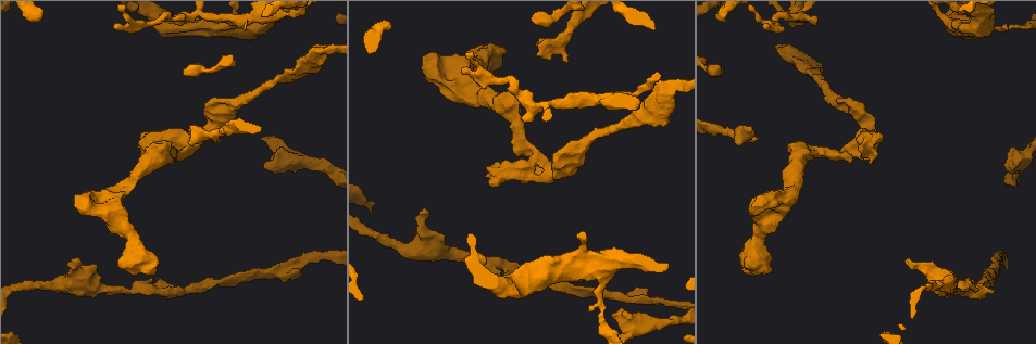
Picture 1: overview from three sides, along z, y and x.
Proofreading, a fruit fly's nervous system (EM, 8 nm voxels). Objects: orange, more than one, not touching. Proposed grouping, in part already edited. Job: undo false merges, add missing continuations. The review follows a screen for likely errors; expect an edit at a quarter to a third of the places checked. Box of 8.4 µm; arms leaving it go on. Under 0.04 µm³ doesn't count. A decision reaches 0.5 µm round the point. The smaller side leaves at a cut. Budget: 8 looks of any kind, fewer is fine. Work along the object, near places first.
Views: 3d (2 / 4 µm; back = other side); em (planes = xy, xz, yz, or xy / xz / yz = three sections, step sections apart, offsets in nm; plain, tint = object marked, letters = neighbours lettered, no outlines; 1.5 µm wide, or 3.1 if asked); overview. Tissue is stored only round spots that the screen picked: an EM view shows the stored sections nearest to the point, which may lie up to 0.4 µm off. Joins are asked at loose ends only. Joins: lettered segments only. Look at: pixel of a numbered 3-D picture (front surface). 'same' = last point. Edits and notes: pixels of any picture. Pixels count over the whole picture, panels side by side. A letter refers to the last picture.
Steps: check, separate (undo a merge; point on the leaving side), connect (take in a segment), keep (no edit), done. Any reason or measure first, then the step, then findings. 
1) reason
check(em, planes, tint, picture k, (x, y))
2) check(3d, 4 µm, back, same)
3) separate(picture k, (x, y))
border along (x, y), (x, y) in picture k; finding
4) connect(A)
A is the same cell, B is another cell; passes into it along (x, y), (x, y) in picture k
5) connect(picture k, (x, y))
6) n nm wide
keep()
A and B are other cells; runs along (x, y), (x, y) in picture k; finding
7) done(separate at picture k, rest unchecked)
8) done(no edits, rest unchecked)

sharp bend
check(3d, 4 µm, picture 1, (671, 85))

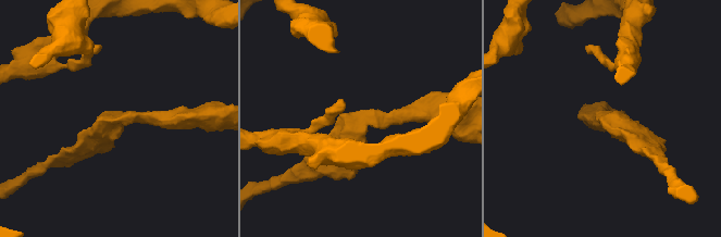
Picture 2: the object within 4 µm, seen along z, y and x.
shape alone is not enough
check(em, planes, letters, picture 2, (604, 120))

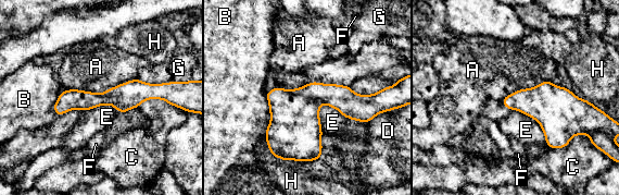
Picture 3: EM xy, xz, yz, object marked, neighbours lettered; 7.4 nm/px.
170 nm wide
keep()
A, B, C, D, E, F, G and H are other cells; runs along (164, 94), (67, 100), (55, 109) in picture 3; all the same cell

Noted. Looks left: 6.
calibre changes
check(em, planes, letters, picture 1, (820, 149))

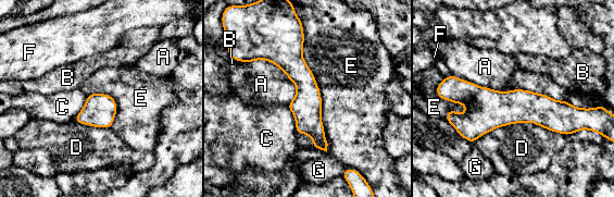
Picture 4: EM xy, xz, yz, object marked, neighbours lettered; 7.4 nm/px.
keep()
A, B, C, D, E, F and G are other cells; border along (301, 23), (327, 151) in picture 4; continuous, no second cell

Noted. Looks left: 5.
an open end
check(3d, 2 µm, picture 1, (992, 293))

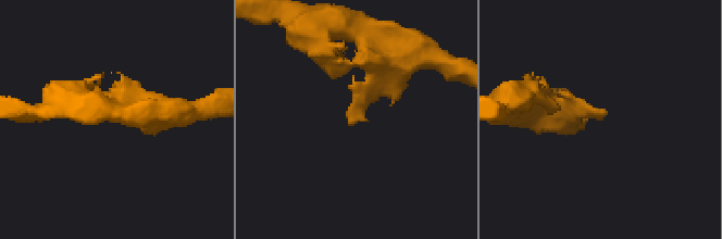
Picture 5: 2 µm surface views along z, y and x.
check(em, yz, step 4, tint, picture 5, (603, 115))

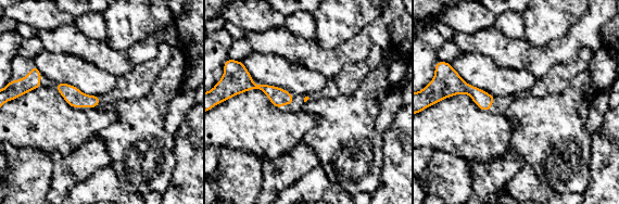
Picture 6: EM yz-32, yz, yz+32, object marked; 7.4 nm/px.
check(em, planes, letters, same)

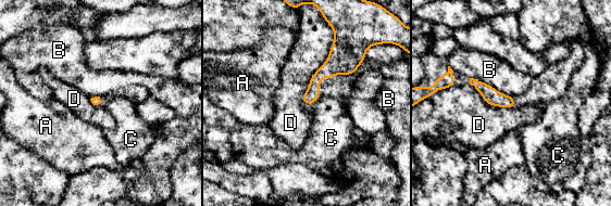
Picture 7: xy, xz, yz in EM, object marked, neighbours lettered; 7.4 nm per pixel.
keep()
A, B, C and D are other cells; runs along (472, 81), (491, 97), (512, 104) in picture 7; no lettered segment goes on from it

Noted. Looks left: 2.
branch stops here
check(em, planes, letters, picture 1, (769, 26))

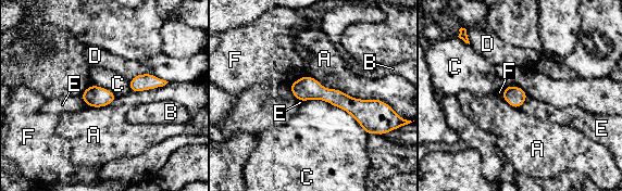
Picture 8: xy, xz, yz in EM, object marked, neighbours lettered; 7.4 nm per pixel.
keep()
A, B, C, D, E and F are other cells; runs along (293, 86), (356, 107), (382, 107) in picture 8; none of them fits

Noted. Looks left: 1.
done(no edits, rest unchecked)

